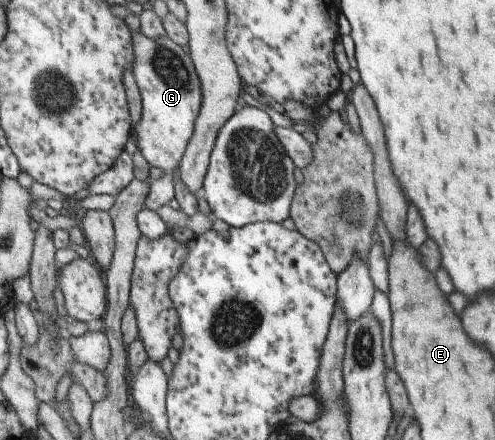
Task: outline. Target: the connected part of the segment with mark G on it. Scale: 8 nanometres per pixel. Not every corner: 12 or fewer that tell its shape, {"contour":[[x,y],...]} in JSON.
{"contour":[[131,31],[141,98],[133,128],[151,181],[143,208],[174,197],[201,87],[167,35]]}

